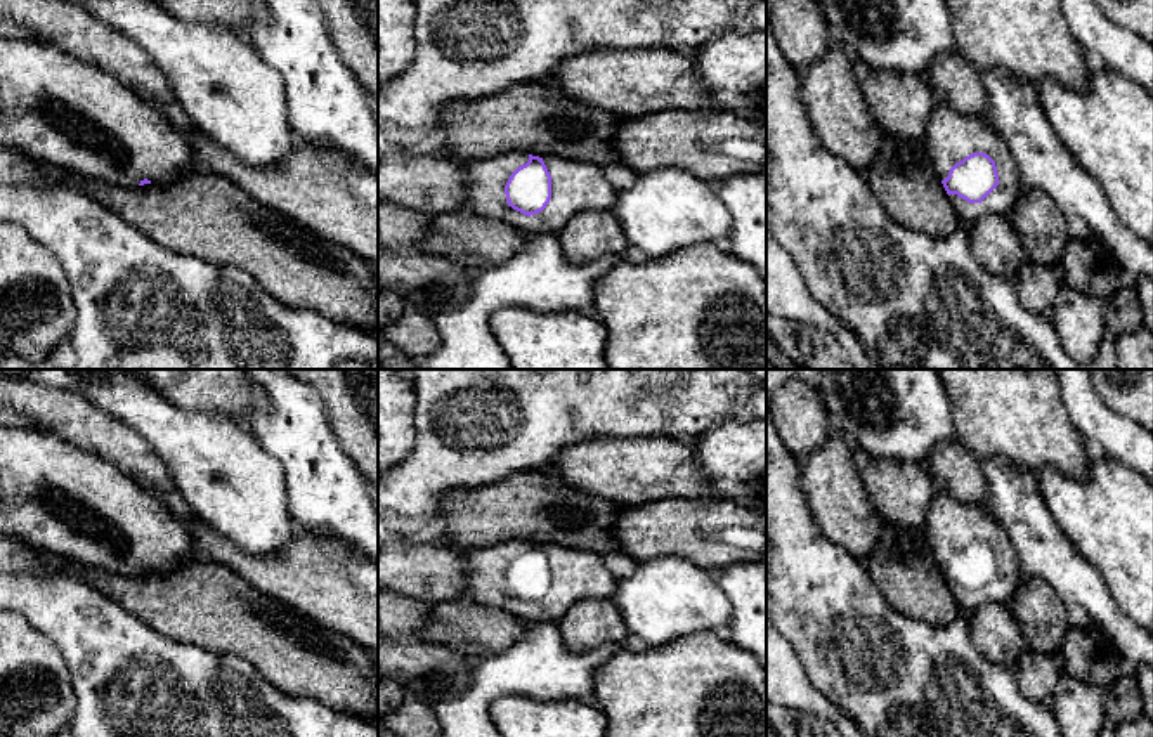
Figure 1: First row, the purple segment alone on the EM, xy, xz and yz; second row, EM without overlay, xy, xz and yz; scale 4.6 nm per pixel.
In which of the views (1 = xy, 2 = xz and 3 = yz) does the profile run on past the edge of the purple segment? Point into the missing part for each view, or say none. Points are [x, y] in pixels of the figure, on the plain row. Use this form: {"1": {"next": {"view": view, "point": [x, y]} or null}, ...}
{"1": {"next": {"view": "xy", "point": [54, 496]}}, "2": {"next": {"view": "xz", "point": [576, 574]}}, "3": {"next": {"view": "yz", "point": [951, 524]}}}

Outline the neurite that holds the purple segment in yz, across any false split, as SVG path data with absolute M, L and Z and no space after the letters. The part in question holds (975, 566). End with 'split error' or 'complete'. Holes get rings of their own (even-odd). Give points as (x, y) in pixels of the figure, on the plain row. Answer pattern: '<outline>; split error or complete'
M935 489L924 532L967 619L983 603L1009 605L1023 577L1014 546L988 508Z; split error

